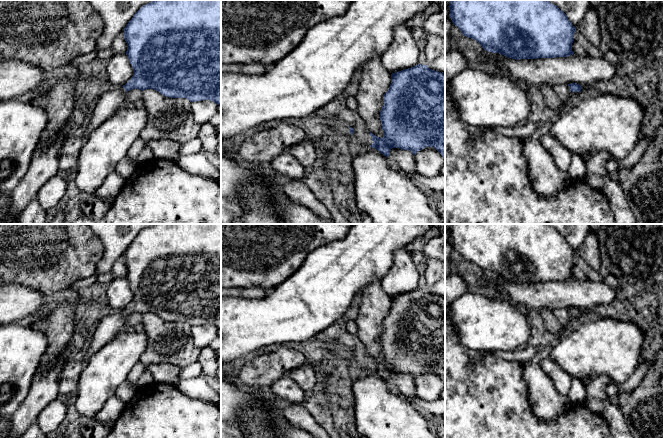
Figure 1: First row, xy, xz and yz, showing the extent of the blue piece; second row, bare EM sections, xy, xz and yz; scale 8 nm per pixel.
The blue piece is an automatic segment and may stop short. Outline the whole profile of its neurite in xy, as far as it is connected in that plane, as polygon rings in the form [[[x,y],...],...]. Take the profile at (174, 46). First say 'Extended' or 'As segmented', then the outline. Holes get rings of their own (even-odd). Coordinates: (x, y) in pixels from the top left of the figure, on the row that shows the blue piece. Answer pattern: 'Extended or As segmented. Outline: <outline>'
Extended. Outline: [[[153,0],[133,15],[123,31],[133,76],[122,87],[114,87],[101,95],[81,137],[83,142],[94,129],[127,104],[127,92],[132,89],[153,89],[166,97],[186,98],[191,103],[210,100],[221,104],[221,0]]]

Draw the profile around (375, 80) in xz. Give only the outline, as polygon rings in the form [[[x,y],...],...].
[[[381,56],[365,62],[359,73],[359,88],[355,95],[357,112],[364,120],[367,130],[381,138],[383,130],[380,111],[383,106],[383,96],[391,84],[391,73],[384,68]]]

